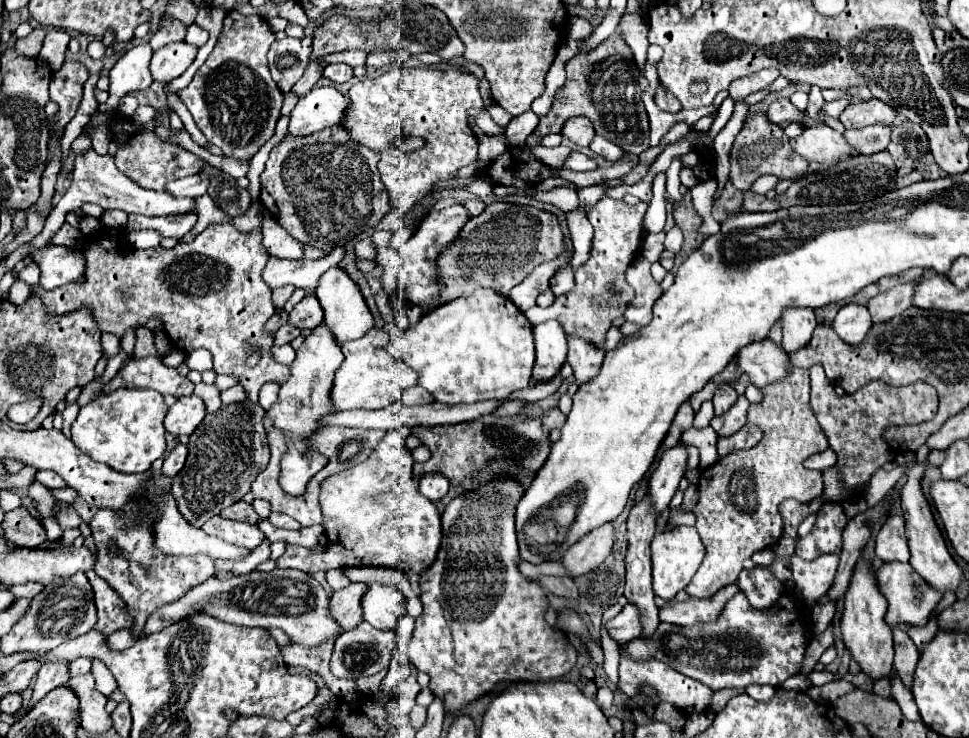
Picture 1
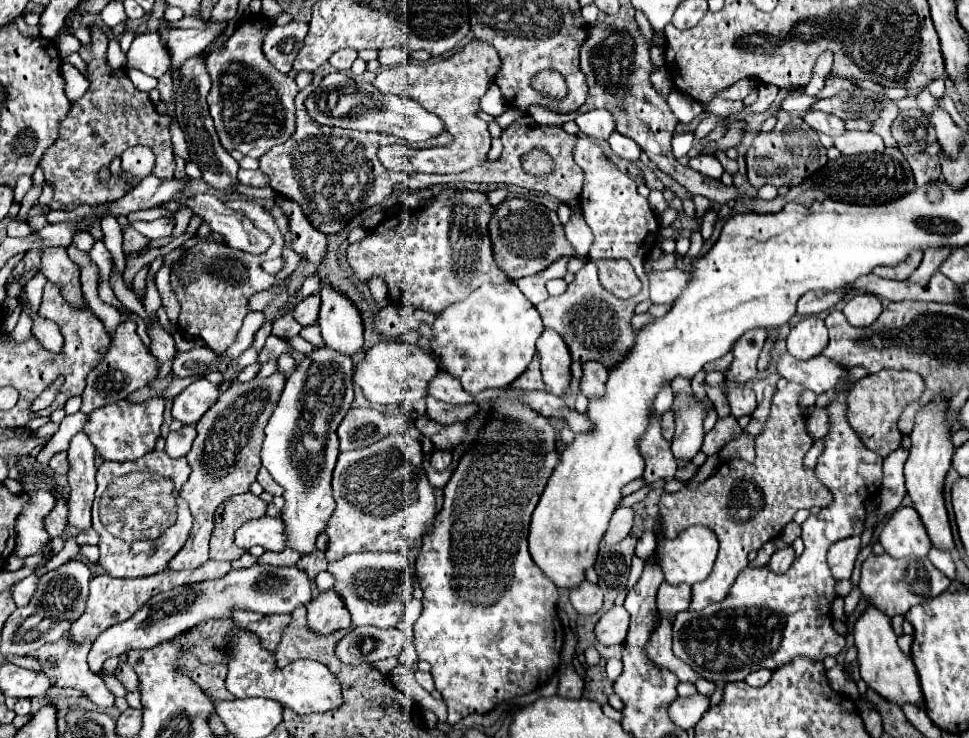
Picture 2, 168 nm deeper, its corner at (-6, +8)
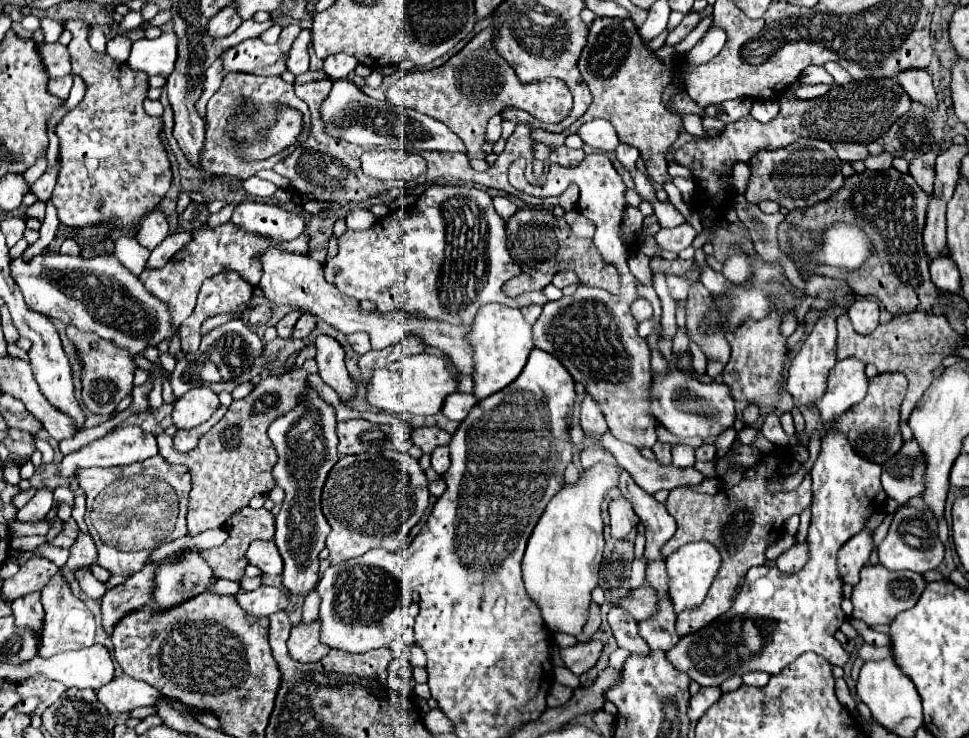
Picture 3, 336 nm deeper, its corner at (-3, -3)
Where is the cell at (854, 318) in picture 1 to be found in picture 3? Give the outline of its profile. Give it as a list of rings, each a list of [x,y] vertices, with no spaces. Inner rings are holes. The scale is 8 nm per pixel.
[[[857,299],[849,307],[849,317],[853,323],[853,329],[861,335],[873,333],[875,327],[879,325],[879,303],[871,299]]]

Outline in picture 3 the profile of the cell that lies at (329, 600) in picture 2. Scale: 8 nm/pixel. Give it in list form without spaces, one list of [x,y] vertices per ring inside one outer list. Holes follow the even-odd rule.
[[[313,621],[309,625],[299,623],[291,629],[291,637],[287,639],[289,655],[297,663],[315,663],[323,659],[329,653],[329,647],[319,643],[319,621]]]

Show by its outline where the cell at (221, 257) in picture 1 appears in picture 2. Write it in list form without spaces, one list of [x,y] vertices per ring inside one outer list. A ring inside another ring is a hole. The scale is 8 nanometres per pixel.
[[[228,200],[226,206],[240,212],[242,216],[248,216],[252,224],[256,224],[256,228],[270,234],[272,246],[268,248],[268,252],[256,256],[250,252],[234,250],[226,242],[206,240],[204,244],[192,248],[188,268],[184,268],[184,288],[176,288],[176,284],[180,282],[176,280],[176,276],[170,276],[172,292],[180,302],[180,318],[178,318],[180,332],[190,338],[202,338],[216,352],[224,352],[230,344],[234,344],[238,330],[242,328],[242,320],[250,312],[248,310],[250,296],[260,290],[268,290],[276,282],[276,278],[264,272],[260,264],[268,258],[280,256],[284,246],[282,232],[276,228],[274,218],[262,206],[248,200]]]

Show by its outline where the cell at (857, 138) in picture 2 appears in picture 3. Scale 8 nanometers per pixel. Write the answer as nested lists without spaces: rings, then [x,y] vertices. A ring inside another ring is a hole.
[[[883,153],[879,157],[867,157],[863,163],[867,169],[875,169],[875,171],[881,171],[881,169],[889,169],[891,167],[891,161],[893,161],[895,155],[891,153]]]

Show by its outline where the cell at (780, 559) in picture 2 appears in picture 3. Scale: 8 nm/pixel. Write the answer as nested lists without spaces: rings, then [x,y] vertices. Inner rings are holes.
[[[795,543],[789,551],[785,551],[777,559],[777,567],[783,573],[797,573],[805,567],[807,561],[809,561],[809,545],[807,543]]]

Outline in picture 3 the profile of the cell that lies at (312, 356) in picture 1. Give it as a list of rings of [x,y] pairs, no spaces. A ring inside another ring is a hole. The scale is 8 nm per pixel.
[[[309,385],[305,389],[305,395],[297,401],[295,409],[291,409],[287,415],[279,417],[271,427],[269,427],[269,437],[277,449],[279,461],[273,467],[273,477],[277,481],[279,487],[285,489],[285,501],[281,505],[281,511],[277,515],[277,531],[275,531],[275,545],[283,557],[285,569],[283,569],[283,587],[291,593],[291,595],[307,595],[309,591],[315,589],[317,581],[319,581],[319,551],[325,547],[325,537],[329,535],[329,523],[325,521],[323,513],[321,513],[321,491],[323,491],[323,483],[331,471],[331,467],[339,461],[337,455],[337,433],[335,433],[335,411],[331,405],[327,405],[325,401],[321,401],[321,397],[317,395],[317,391]]]

